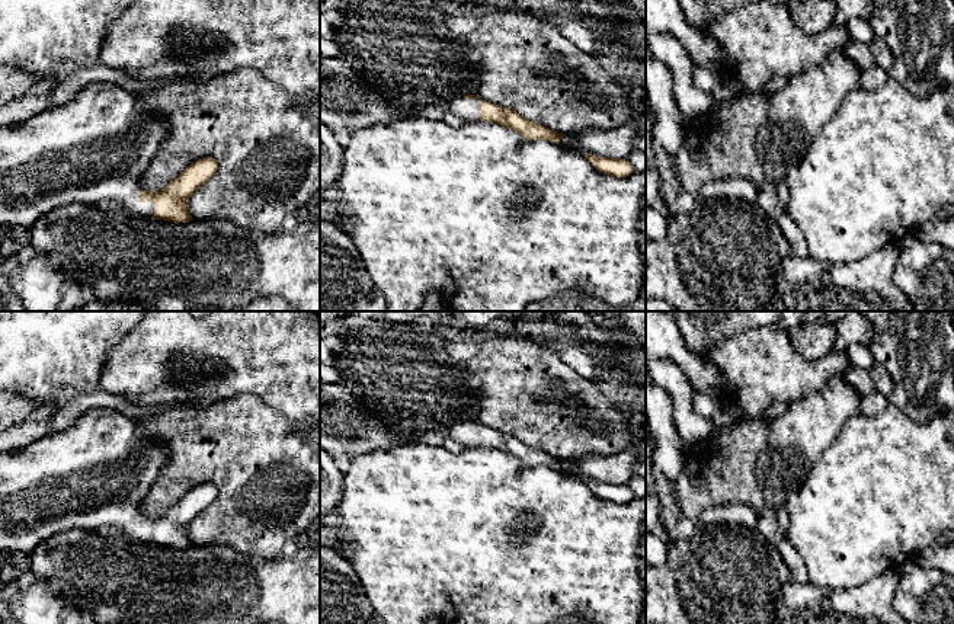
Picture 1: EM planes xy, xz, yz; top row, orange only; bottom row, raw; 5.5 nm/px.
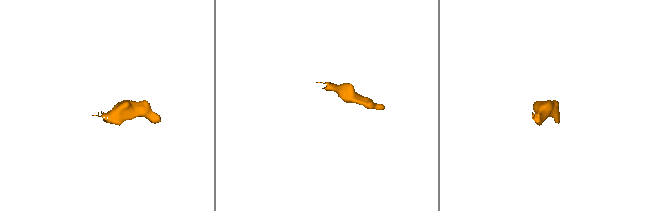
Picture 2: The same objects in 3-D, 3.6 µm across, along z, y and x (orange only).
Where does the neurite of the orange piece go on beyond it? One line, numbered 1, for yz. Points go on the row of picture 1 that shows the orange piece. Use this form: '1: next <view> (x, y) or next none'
1: next yz (796, 114)

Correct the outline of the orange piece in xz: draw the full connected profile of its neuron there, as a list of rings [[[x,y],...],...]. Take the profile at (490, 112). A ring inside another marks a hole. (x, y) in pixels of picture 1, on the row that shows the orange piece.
[[[476,95],[454,99],[444,106],[445,112],[461,116],[467,121],[487,121],[503,125],[526,140],[560,141],[564,135],[544,125],[535,124],[510,108],[480,100]]]

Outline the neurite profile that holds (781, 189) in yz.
[[[785,180],[779,182],[777,186],[777,204],[778,204],[778,212],[787,214],[788,188]]]

